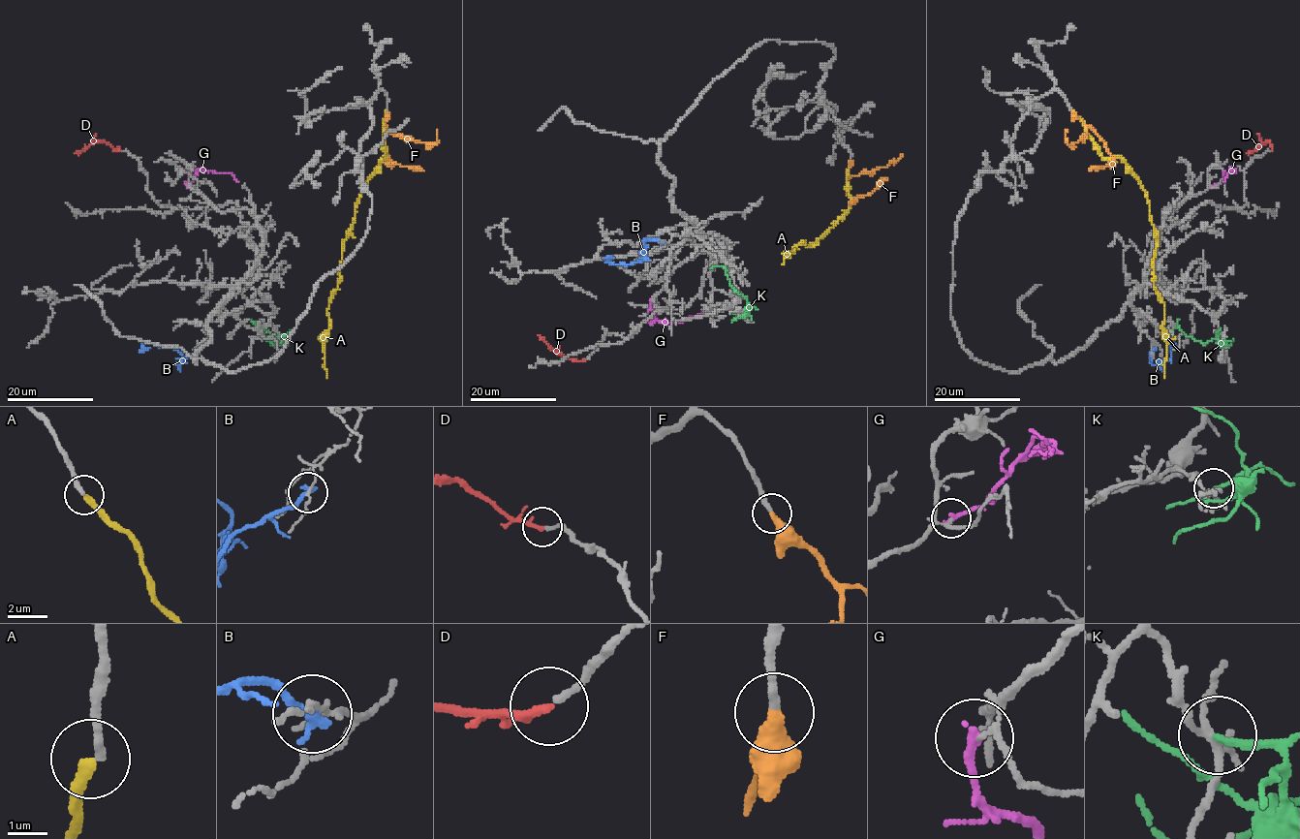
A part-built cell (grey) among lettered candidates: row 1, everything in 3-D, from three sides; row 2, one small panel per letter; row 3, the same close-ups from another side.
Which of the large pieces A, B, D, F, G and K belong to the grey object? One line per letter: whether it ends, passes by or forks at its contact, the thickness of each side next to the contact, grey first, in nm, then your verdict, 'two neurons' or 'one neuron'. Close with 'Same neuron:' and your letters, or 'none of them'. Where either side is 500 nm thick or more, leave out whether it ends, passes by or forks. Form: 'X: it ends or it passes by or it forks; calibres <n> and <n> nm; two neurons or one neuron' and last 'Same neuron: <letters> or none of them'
A: it ends; calibres 220 and 280 nm; two neurons
B: it ends; calibres 90 and 300 nm; two neurons
D: it ends; calibres 180 and 220 nm; one neuron
F: it ends; calibres 220 and 400 nm; one neuron
G: it ends; calibres 110 and 240 nm; two neurons
K: it ends; calibres 170 and 180 nm; two neurons
Same neuron: D, F

